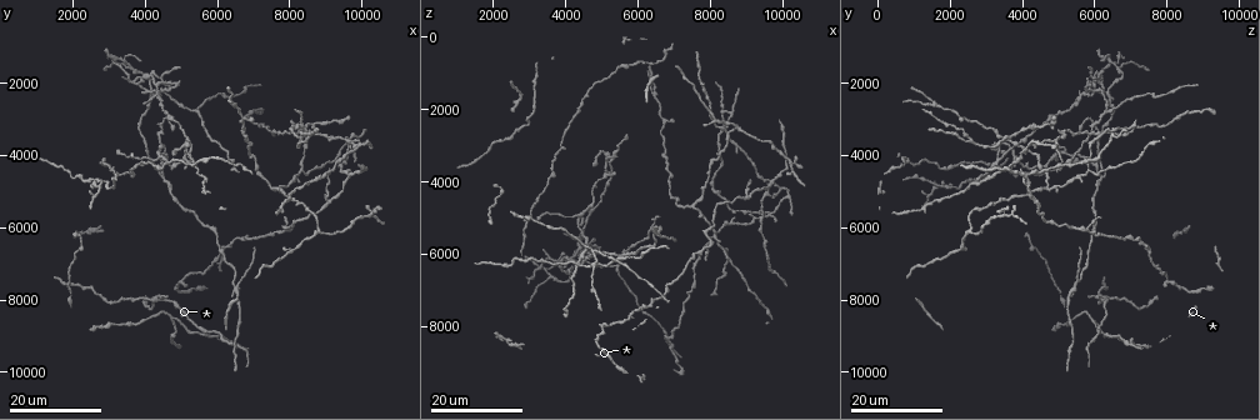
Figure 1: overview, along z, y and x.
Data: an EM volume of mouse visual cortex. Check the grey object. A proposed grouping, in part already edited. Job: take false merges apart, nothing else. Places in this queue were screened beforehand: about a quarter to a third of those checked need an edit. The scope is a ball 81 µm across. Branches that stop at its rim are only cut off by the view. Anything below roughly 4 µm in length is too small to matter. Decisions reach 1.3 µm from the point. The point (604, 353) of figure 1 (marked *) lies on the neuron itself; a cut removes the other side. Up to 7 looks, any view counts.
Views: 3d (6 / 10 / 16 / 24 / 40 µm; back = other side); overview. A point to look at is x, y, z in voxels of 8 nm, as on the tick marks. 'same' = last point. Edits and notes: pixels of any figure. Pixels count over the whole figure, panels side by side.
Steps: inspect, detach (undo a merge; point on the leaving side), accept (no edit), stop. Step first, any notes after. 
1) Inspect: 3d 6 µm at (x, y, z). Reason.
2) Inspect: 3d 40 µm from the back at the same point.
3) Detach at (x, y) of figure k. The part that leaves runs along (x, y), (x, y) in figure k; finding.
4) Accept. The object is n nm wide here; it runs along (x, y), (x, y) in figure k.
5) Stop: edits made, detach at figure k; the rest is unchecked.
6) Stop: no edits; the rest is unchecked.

Inspect: 3d 16 µm at (4400, 4100, 4900). Small branch off a trunk.

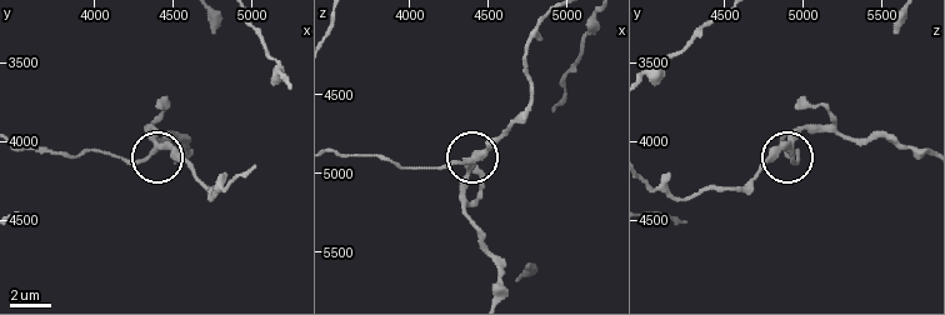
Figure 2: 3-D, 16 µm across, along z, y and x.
Inspect: 3d 6 µm at (4380, 4040, 4940). Closer look.

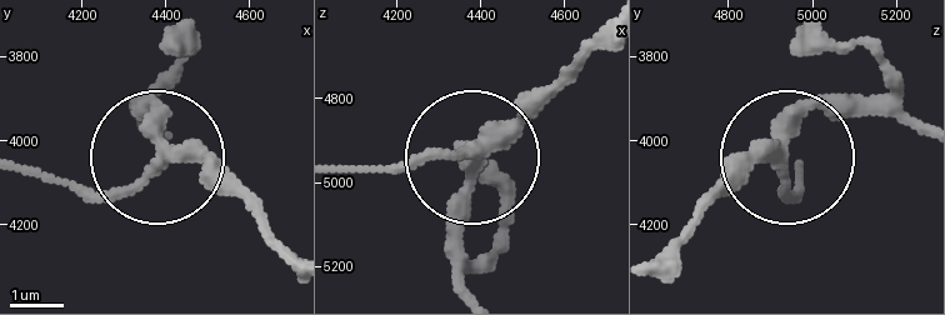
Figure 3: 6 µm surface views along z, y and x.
Accept. The side arm is 78 µm long; it runs along (654, 251), (749, 163), (784, 163), (803, 198), (803, 171) in figure 3; one neuron here.

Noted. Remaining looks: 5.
Inspect: 3d 16 µm at (6900, 2800, 8300). Three-way junction.

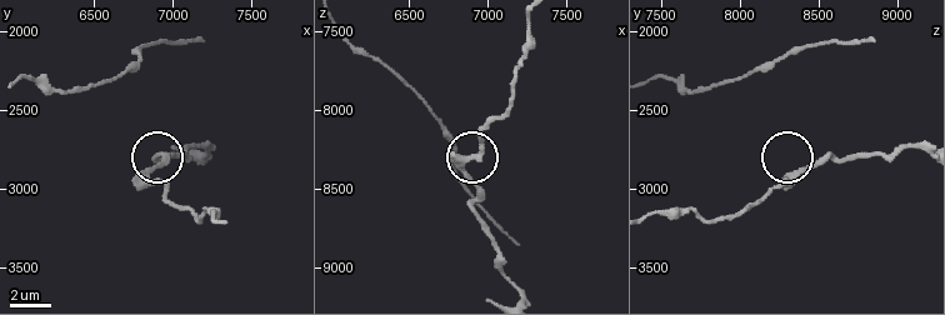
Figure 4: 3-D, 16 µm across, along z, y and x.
Inspect: 3d 6 µm at (6820, 2900, 8360).

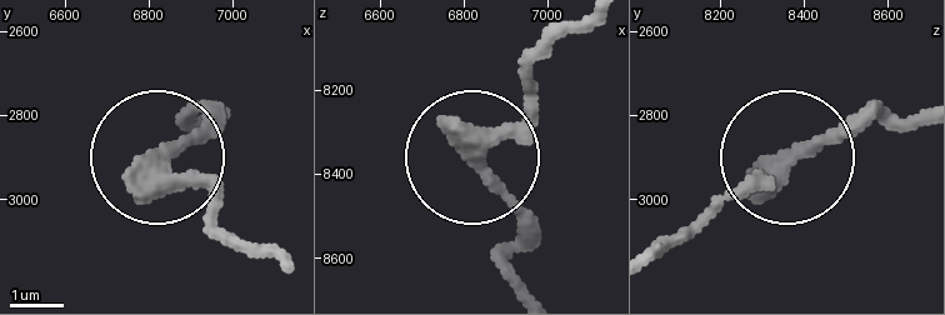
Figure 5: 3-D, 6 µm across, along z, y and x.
Inspect: 3d 6 µm from the back at (6835, 2890, 8380).

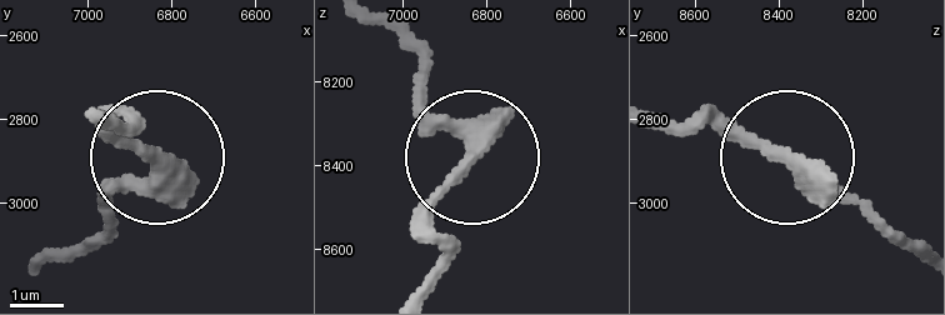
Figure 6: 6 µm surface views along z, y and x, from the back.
Accept. It runs along (389, 31), (470, 151), (434, 205), (439, 259), (416, 286) in figure 6; one neuron here.

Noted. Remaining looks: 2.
Inspect: 3d 24 µm at (5500, 8800, 6100). Looks like a crossing.

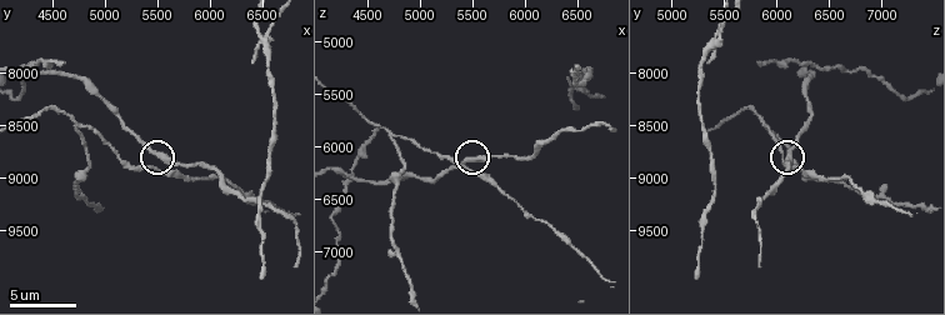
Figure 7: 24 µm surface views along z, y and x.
Inspect: 3d 10 µm at (5520, 8780, 6120).

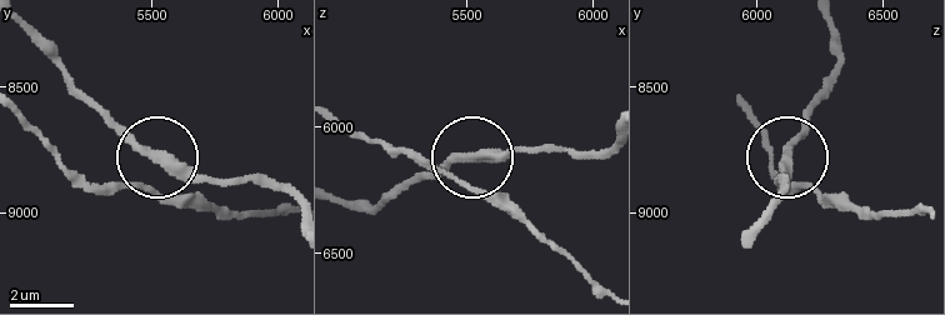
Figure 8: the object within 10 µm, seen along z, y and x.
Accept. The side arm is 61 µm long; continuous, no second neuron.

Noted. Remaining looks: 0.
Stop: no edits; the rest is unchecked.

